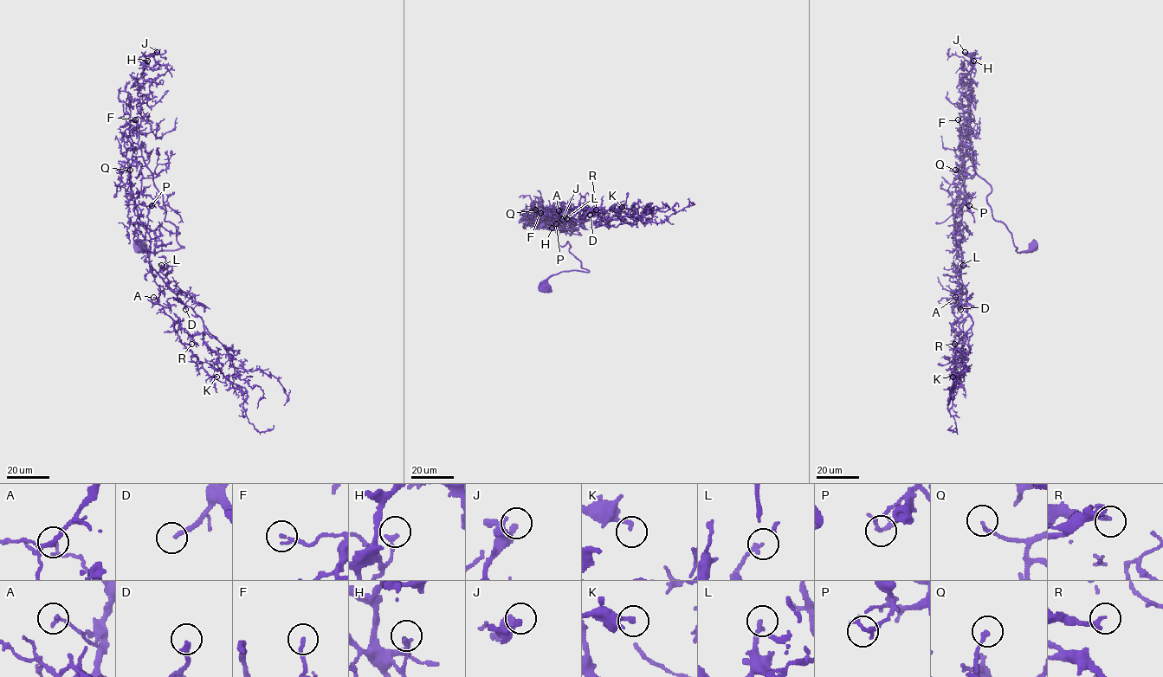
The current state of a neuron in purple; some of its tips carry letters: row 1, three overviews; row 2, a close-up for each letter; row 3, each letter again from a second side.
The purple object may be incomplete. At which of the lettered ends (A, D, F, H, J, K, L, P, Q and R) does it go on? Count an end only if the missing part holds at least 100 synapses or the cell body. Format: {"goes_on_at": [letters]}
{"goes_on_at": ["D"]}

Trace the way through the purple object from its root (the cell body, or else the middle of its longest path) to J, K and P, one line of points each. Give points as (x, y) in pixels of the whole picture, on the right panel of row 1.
J: (1032, 245), (1017, 251), (992, 215), (991, 187), (966, 152), (962, 99), (972, 64), (965, 52)
K: (1032, 245), (1017, 251), (968, 166), (953, 377)
P: (1032, 245), (1017, 251), (992, 215), (991, 187), (972, 166), (959, 192), (971, 196), (969, 205)

